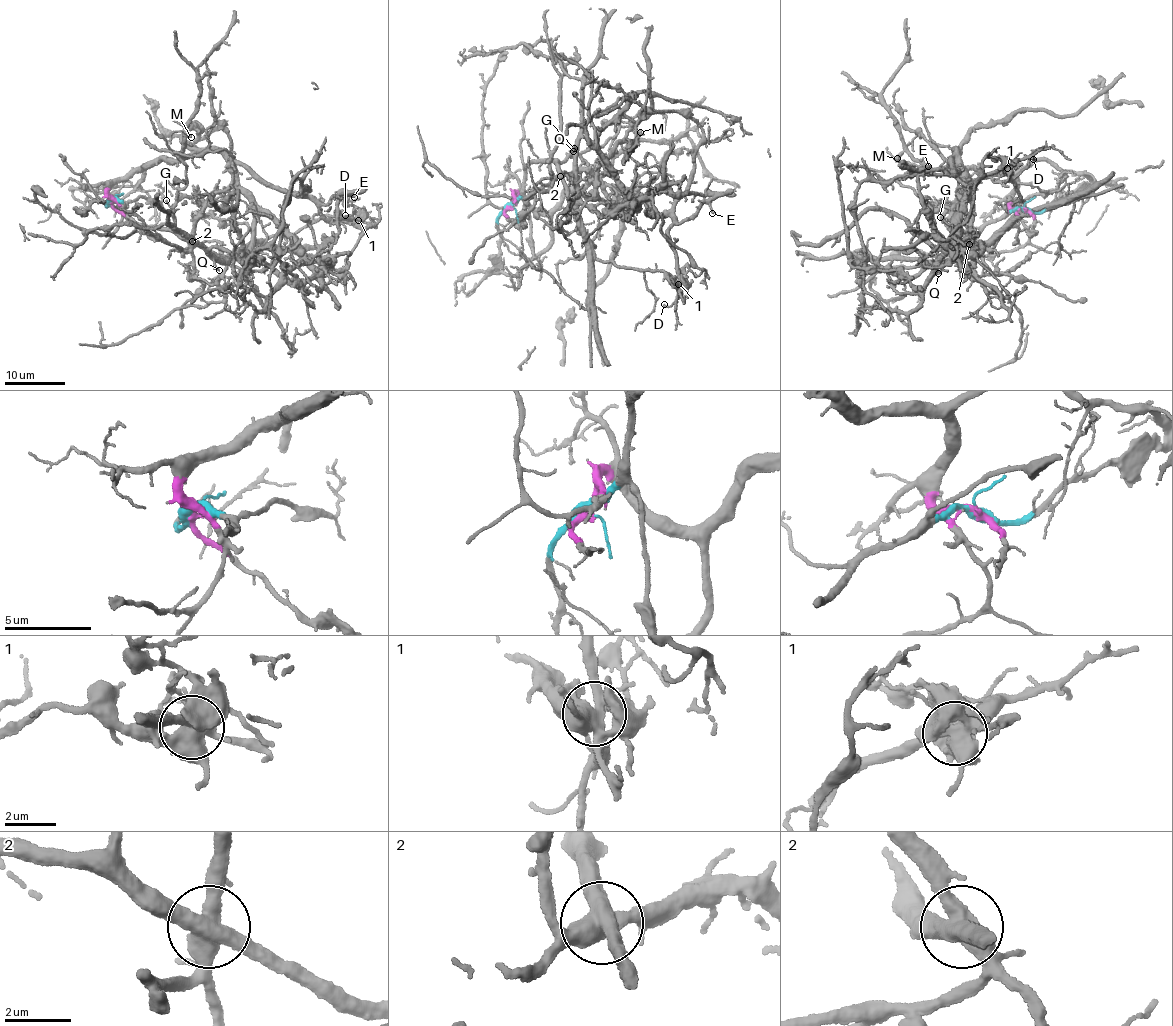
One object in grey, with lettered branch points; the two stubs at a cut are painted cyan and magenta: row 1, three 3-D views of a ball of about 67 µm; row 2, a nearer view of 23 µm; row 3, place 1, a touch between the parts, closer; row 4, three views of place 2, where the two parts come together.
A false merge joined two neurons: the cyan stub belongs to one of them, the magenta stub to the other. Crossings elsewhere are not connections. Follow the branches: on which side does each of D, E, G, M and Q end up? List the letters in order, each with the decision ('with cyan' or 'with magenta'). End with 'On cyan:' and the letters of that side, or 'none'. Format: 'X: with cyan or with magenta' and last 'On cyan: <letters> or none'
D: with magenta
E: with magenta
G: with cyan
M: with magenta
Q: with cyan
On cyan: G, Q

